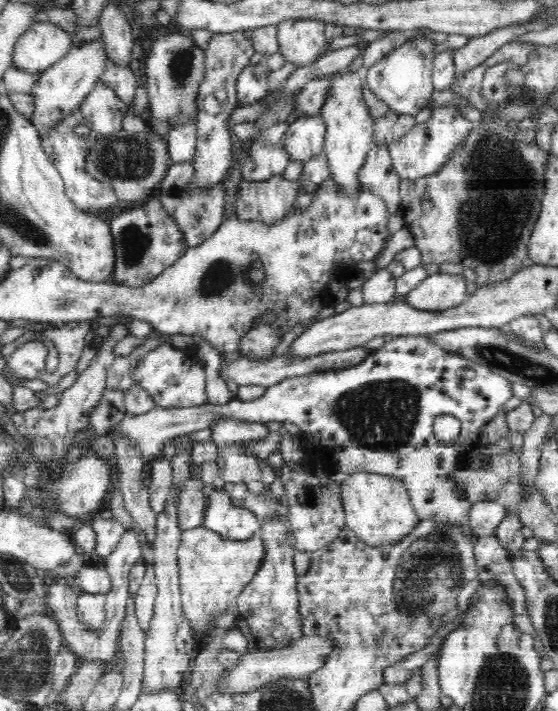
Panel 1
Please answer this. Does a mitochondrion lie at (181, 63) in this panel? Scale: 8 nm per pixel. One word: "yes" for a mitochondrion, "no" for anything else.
yes

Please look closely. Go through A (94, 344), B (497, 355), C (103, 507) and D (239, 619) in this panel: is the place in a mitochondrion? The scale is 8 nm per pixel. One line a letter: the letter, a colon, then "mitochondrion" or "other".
A: other
B: mitochondrion
C: other
D: other

